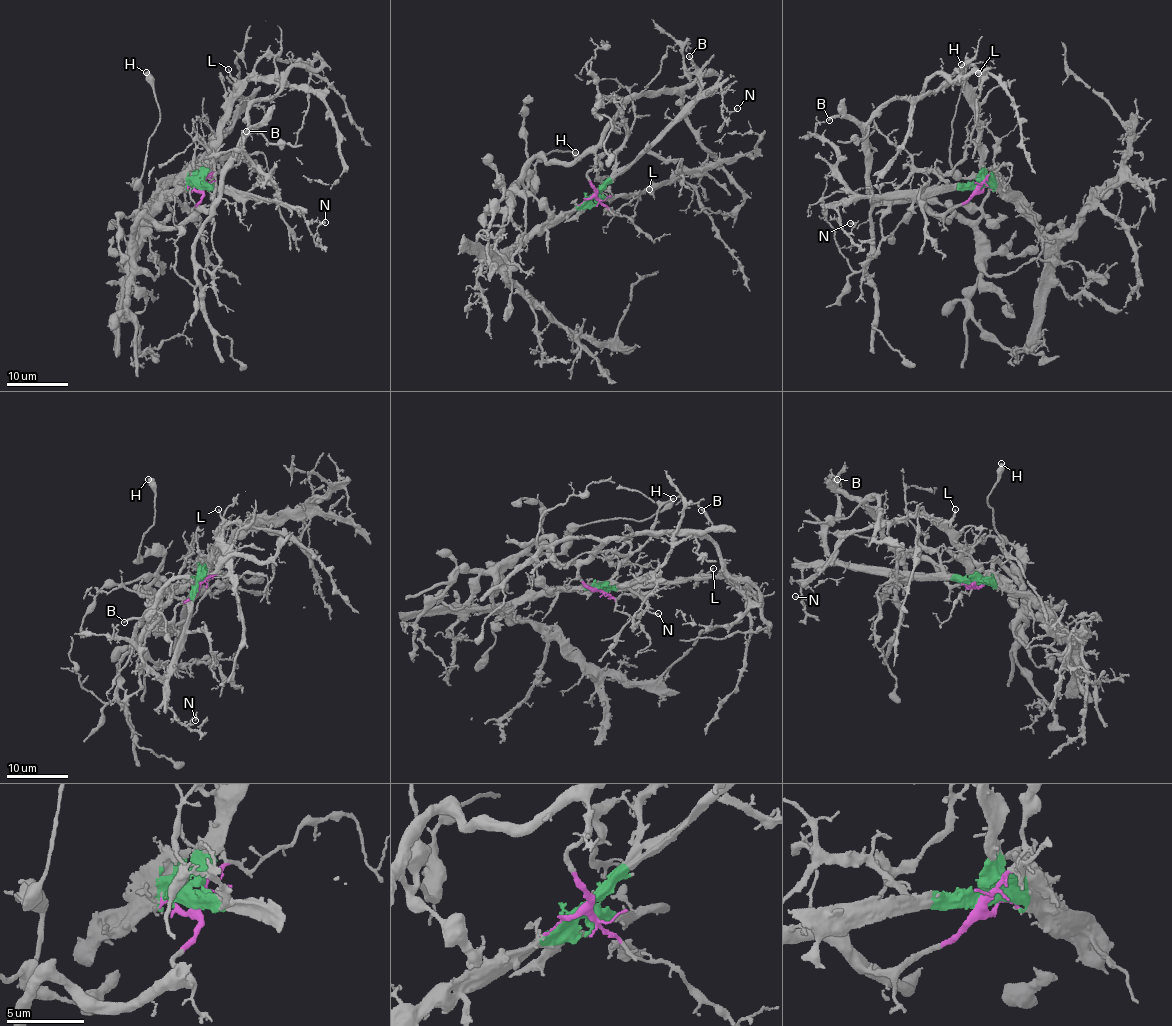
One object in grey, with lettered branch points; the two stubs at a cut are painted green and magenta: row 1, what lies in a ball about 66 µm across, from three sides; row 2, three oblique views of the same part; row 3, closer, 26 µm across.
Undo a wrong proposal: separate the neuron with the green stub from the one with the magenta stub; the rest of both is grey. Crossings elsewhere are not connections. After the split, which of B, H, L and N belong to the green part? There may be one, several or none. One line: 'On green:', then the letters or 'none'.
On green: L, N

